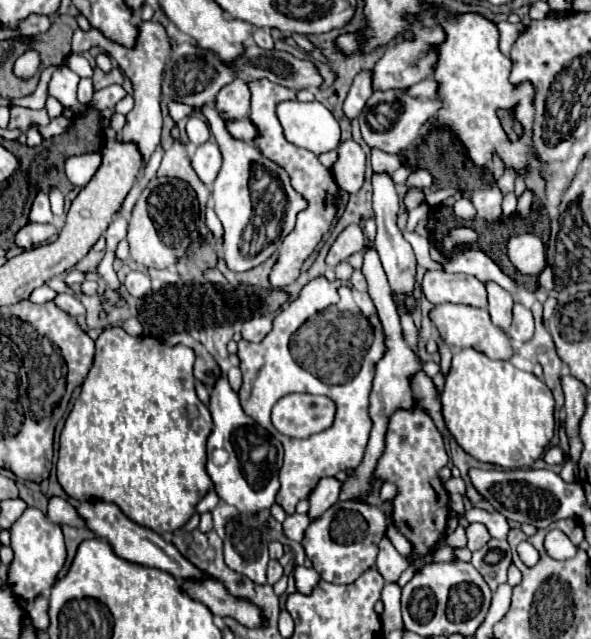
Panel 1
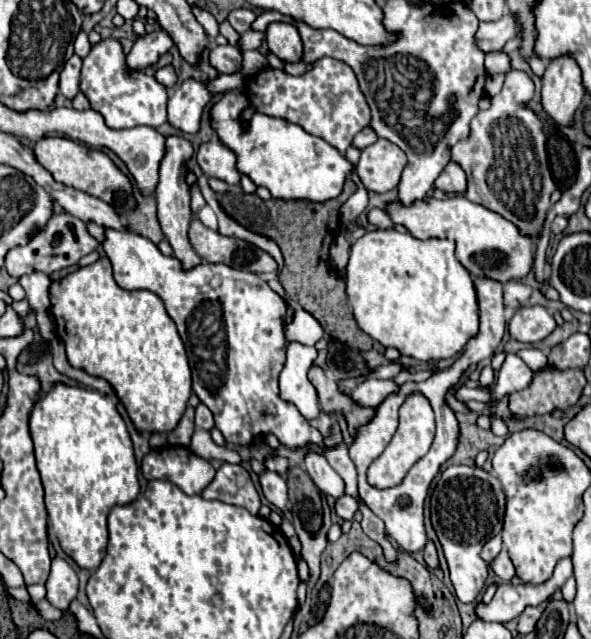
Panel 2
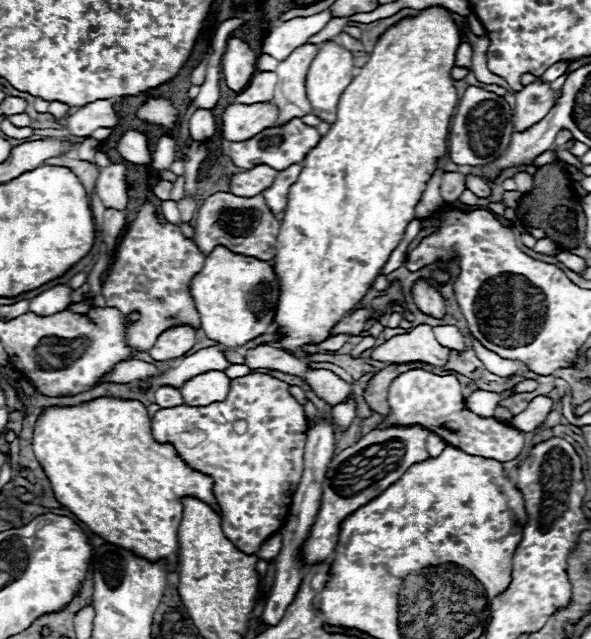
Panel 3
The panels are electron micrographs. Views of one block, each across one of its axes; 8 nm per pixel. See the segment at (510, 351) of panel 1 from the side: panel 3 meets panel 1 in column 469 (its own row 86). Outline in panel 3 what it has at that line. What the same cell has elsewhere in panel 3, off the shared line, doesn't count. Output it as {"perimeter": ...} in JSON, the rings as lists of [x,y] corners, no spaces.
{"perimeter":[[[328,40],[320,46],[318,56],[312,60],[308,74],[306,74],[306,96],[314,108],[314,114],[318,118],[322,118],[324,122],[332,124],[336,120],[336,106],[340,96],[344,94],[344,90],[348,88],[348,84],[354,78],[354,64],[352,64],[352,54],[342,48],[340,44]]]}

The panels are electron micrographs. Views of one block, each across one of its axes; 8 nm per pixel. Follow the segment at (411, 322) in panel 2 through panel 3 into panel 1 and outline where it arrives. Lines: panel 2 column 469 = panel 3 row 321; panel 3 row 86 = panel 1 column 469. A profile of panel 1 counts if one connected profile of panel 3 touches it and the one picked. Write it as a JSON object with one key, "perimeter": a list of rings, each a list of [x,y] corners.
{"perimeter":[[[474,348],[454,352],[452,368],[446,376],[446,386],[440,396],[442,418],[454,436],[456,444],[472,458],[502,468],[530,468],[542,456],[554,434],[554,398],[548,386],[534,374],[518,370],[508,360],[492,360]]]}

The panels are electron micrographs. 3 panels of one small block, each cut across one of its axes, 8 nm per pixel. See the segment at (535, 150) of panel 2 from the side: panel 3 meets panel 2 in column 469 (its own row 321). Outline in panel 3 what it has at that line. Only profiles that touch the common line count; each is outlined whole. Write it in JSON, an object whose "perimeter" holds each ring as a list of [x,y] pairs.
{"perimeter":[[[148,204],[146,208],[146,222],[130,224],[128,232],[124,234],[124,238],[116,248],[114,262],[102,280],[102,296],[108,306],[118,308],[122,314],[130,314],[130,312],[140,314],[140,320],[128,332],[128,342],[132,348],[136,348],[138,352],[150,350],[156,338],[174,324],[190,324],[196,330],[200,328],[200,316],[196,312],[194,298],[190,296],[190,284],[192,278],[202,270],[202,264],[204,264],[204,254],[196,248],[196,244],[190,238],[186,238],[178,226],[156,218],[152,204]]]}

